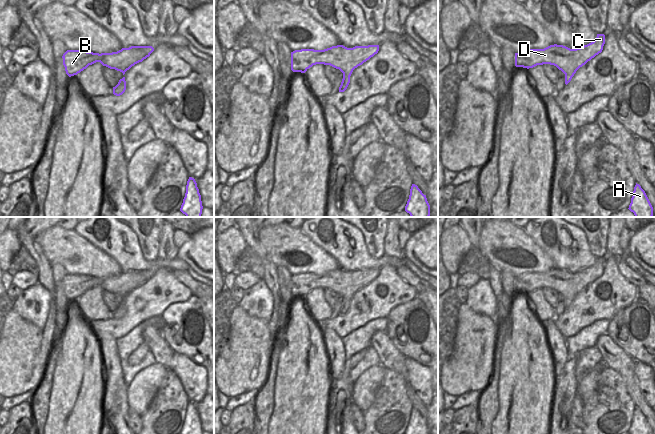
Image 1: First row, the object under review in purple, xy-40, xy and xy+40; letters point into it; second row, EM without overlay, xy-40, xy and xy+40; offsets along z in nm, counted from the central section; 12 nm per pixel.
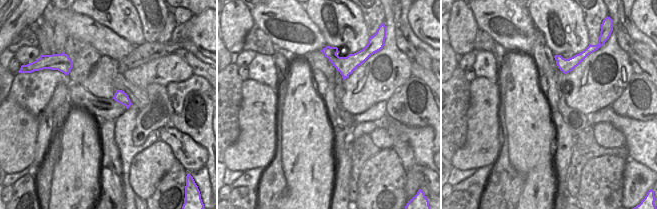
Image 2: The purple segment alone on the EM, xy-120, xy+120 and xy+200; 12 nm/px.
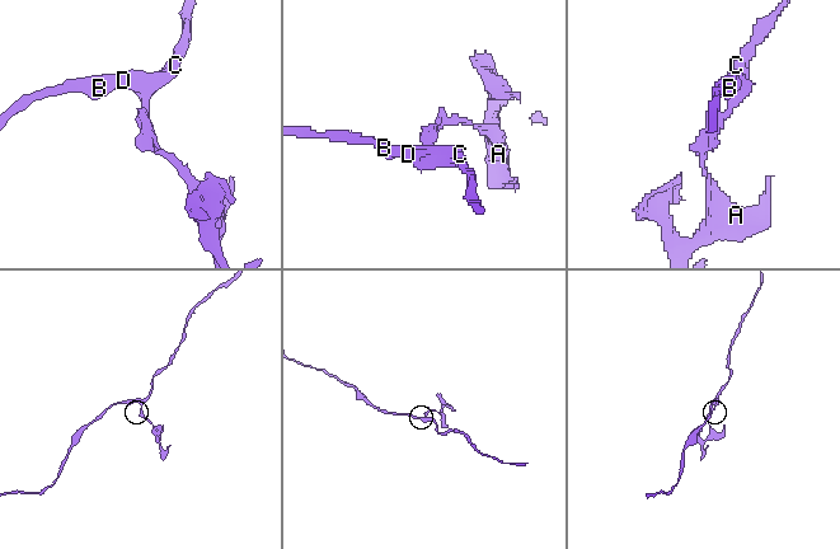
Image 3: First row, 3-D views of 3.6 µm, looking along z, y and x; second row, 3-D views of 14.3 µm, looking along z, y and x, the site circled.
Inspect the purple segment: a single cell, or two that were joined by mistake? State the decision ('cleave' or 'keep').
cleave

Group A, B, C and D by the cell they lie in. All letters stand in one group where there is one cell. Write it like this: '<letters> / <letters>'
A / B C D

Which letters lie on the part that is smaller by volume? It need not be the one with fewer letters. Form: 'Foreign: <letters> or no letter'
Foreign: A.

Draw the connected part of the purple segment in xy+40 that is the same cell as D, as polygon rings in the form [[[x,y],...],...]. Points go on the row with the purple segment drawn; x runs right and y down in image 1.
[[[597,34],[593,42],[576,49],[557,44],[544,49],[524,49],[515,53],[515,66],[529,69],[543,64],[554,65],[565,74],[567,85],[580,67],[602,52],[604,44],[605,35]]]

